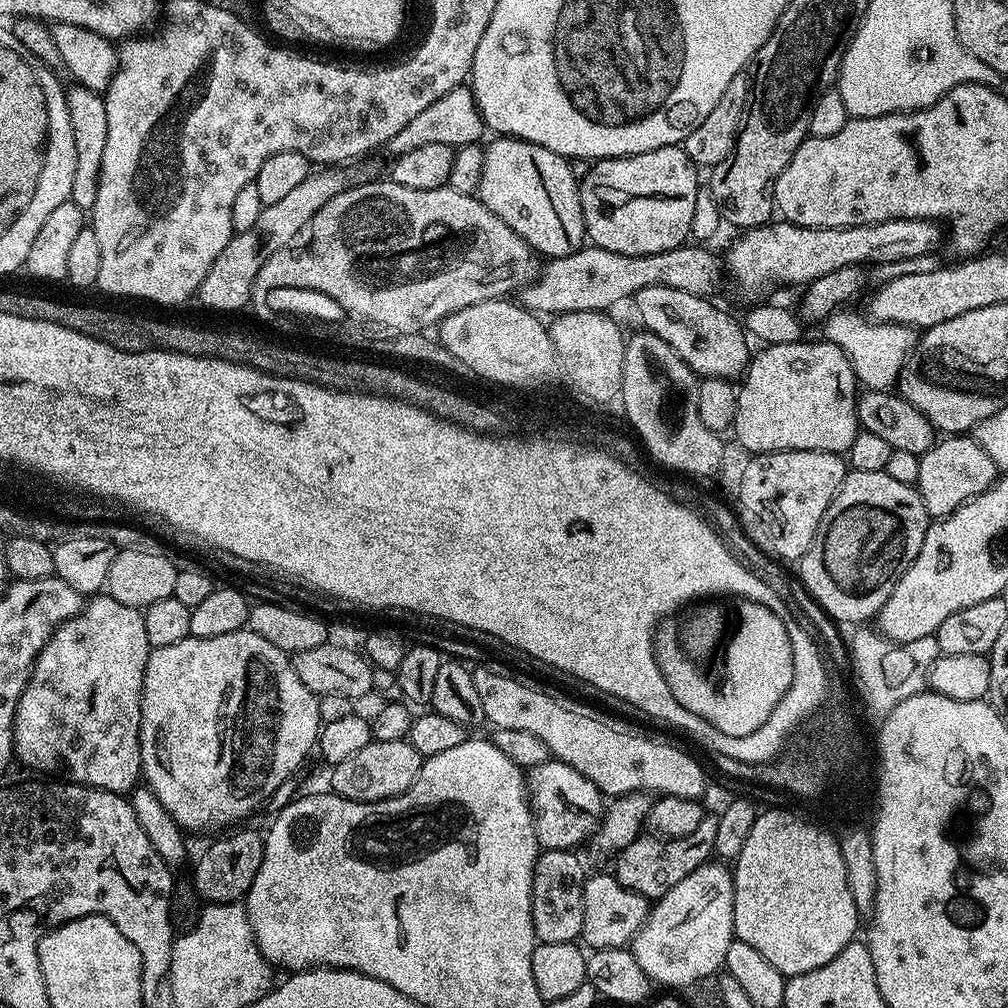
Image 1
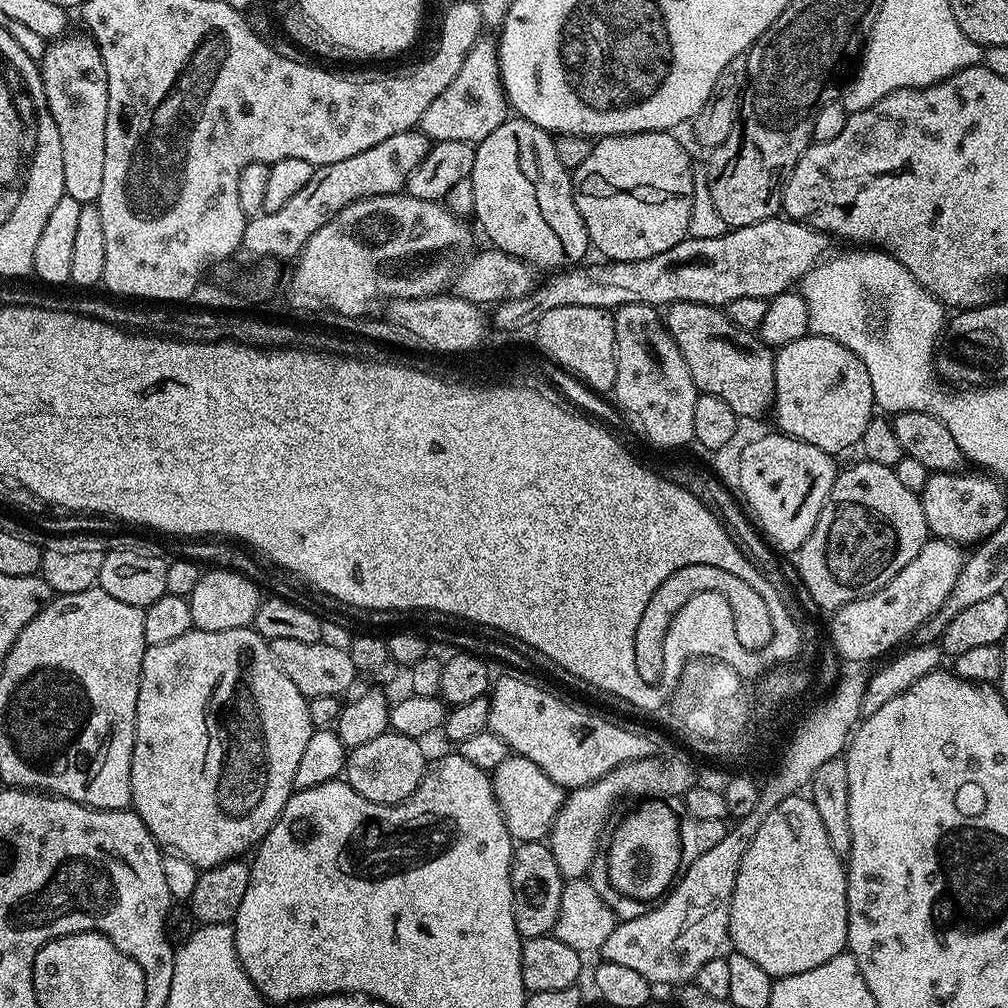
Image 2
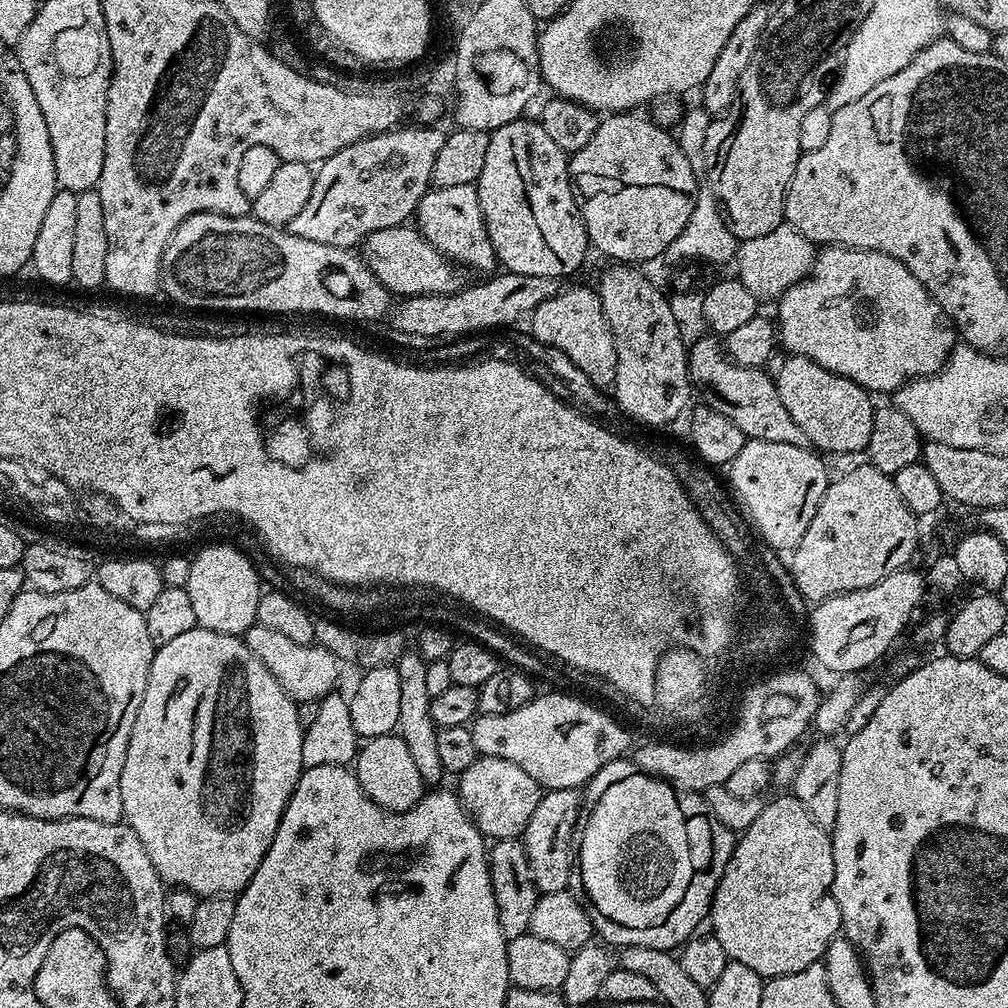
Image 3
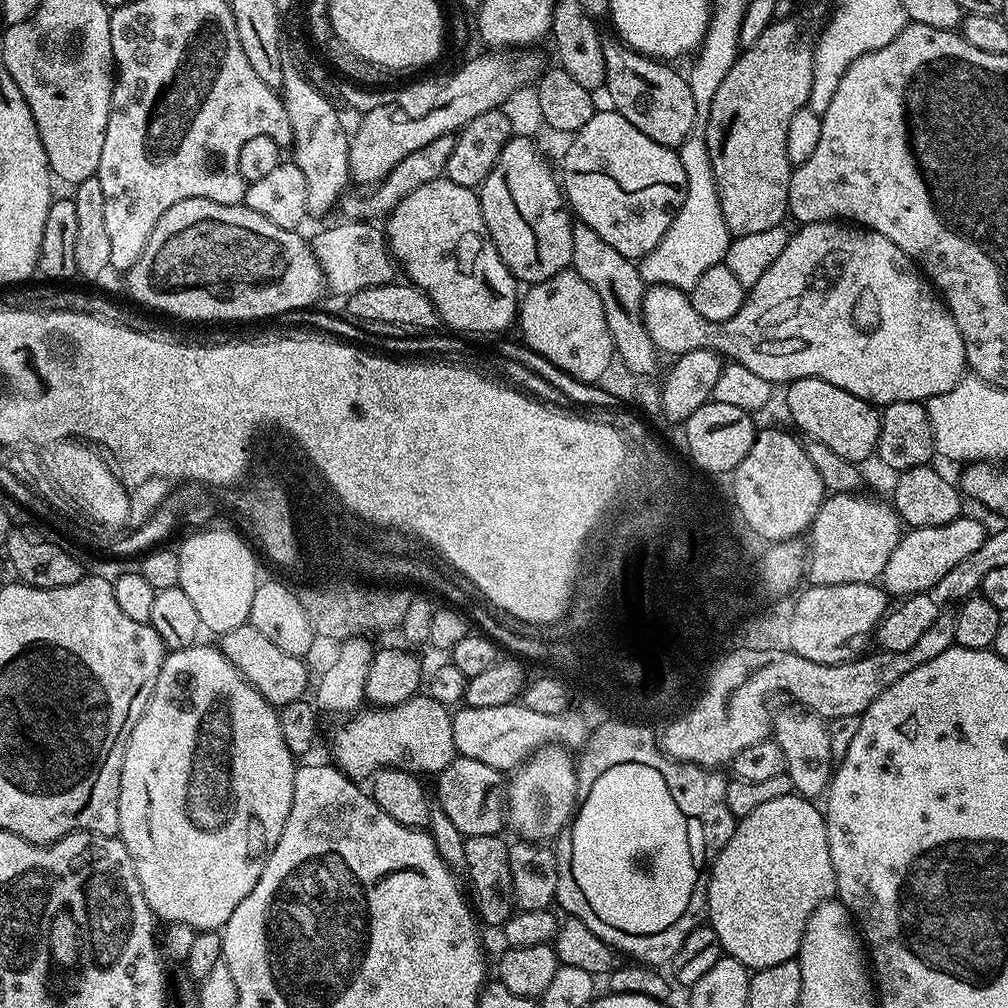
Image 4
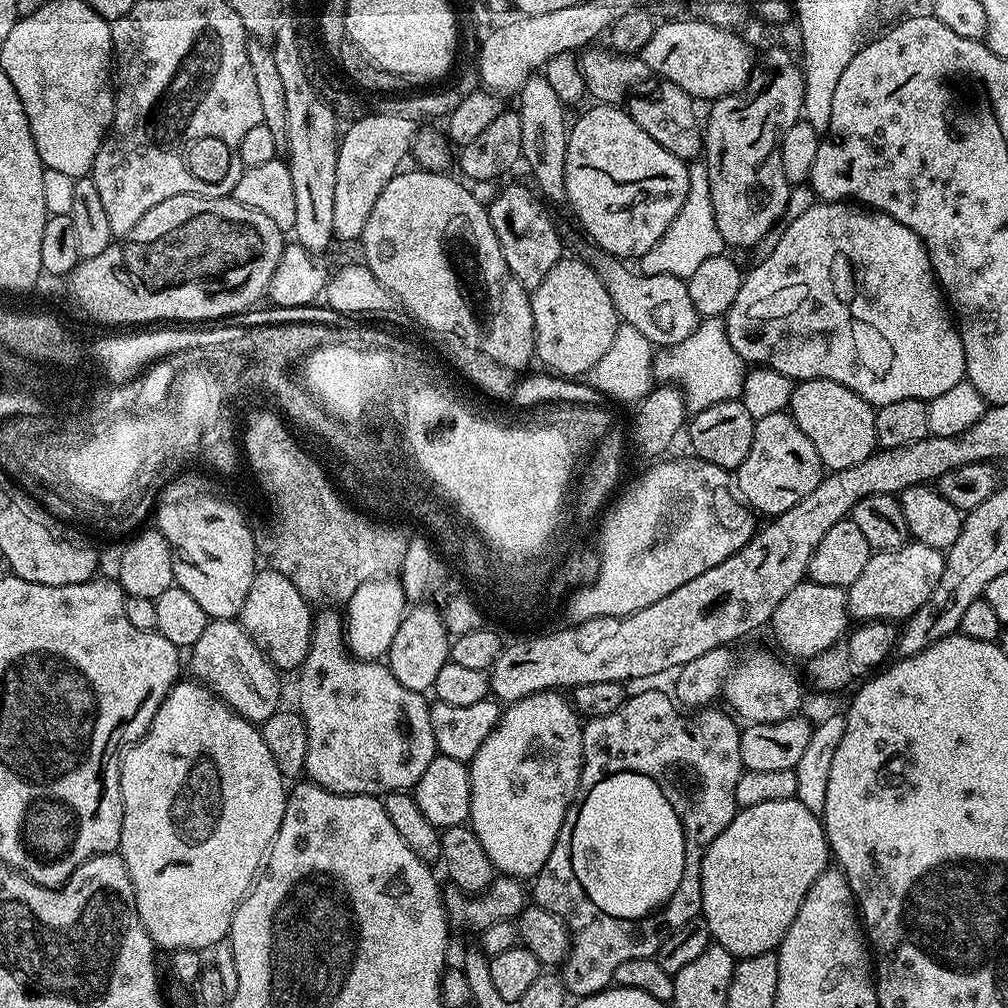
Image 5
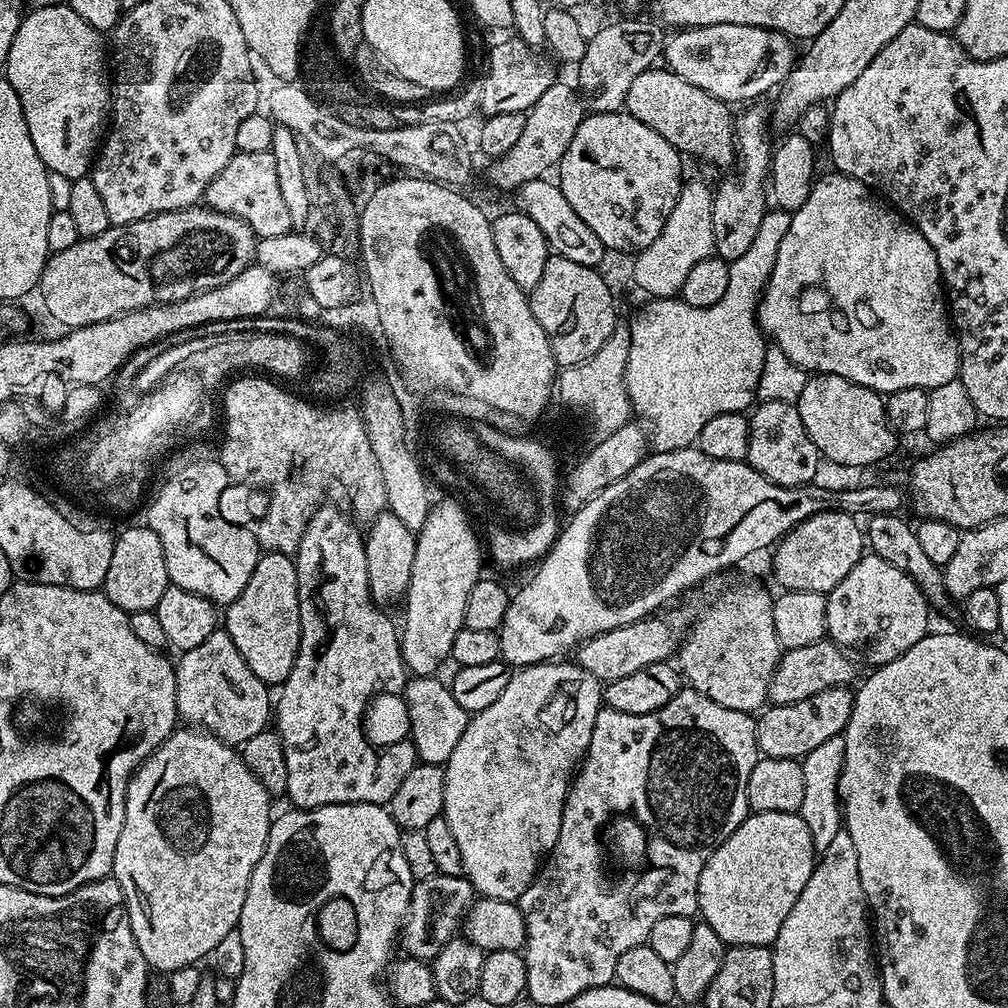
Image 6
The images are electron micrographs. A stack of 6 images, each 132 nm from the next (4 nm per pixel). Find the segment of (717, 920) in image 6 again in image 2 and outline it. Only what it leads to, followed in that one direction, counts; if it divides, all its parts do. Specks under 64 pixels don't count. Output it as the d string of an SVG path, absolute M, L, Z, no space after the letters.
M807 795L786 798L766 814L766 822L754 834L754 842L738 866L728 940L735 952L746 954L773 978L814 970L847 949L846 864L830 846L826 826Z

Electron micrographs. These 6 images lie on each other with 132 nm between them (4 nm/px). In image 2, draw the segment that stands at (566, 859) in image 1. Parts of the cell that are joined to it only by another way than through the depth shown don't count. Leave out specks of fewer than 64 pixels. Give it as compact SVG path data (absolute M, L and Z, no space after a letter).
M526 840L517 843L512 850L512 893L514 894L514 926L524 939L547 936L555 929L558 906L562 902L562 890L566 881L554 862L554 854L547 843Z

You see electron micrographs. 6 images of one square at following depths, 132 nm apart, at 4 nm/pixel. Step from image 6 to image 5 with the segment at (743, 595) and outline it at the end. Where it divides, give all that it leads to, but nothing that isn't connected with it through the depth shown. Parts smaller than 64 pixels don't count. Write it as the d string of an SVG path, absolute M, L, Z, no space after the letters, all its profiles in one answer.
M752 652L745 658L744 664L737 663L732 673L724 679L723 699L728 699L727 707L741 721L748 724L782 722L801 711L800 703L804 700L804 692L800 689L795 674L786 665L780 664L781 657L776 656L771 656L768 652Z

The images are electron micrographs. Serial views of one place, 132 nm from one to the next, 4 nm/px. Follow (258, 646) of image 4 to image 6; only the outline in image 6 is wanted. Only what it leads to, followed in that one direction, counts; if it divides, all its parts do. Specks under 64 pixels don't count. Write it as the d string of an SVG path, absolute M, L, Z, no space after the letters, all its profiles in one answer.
M217 630L206 638L206 642L194 646L194 650L179 653L175 661L176 669L176 715L181 721L217 736L223 744L243 746L254 734L265 731L269 727L270 717L274 712L274 704L268 701L269 685L262 683L258 674L246 666L246 658L238 654L238 646L230 642L230 634Z

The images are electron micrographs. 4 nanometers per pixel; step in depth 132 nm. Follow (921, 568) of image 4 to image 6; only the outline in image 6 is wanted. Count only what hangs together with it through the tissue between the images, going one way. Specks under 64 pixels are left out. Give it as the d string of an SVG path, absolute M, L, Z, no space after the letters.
M871 554L861 556L858 566L854 566L854 570L850 570L850 574L846 574L846 578L842 578L842 582L838 582L838 586L834 586L834 590L827 593L827 598L827 639L839 644L845 650L864 648L869 665L872 666L885 664L906 654L906 650L910 650L914 642L927 636L930 631L930 625L928 625L930 605L922 594L922 590L918 590L916 583L902 570L898 570L898 566L890 566L890 562Z

